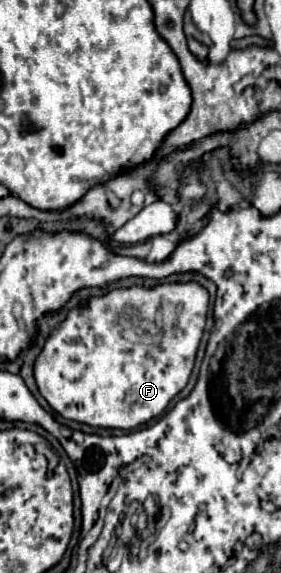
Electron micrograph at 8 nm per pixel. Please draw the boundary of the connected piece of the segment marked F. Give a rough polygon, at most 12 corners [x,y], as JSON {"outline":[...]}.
{"outline":[[113,289],[35,357],[61,417],[132,430],[187,385],[209,293]]}

